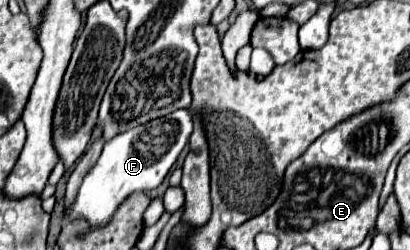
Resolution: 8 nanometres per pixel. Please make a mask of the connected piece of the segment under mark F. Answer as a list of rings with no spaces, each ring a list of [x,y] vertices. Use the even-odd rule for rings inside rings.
[[[178,109],[172,111],[172,115],[158,117],[146,125],[138,125],[130,131],[124,131],[104,143],[102,155],[98,163],[90,169],[90,173],[84,177],[76,203],[72,209],[64,215],[66,221],[70,219],[86,219],[92,227],[106,225],[110,217],[114,215],[116,207],[134,191],[152,191],[156,189],[172,165],[176,163],[178,155],[186,147],[190,133],[192,133],[192,111],[190,109]]]

